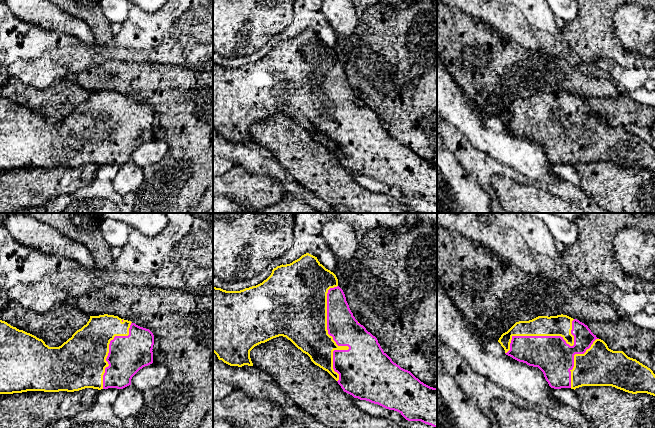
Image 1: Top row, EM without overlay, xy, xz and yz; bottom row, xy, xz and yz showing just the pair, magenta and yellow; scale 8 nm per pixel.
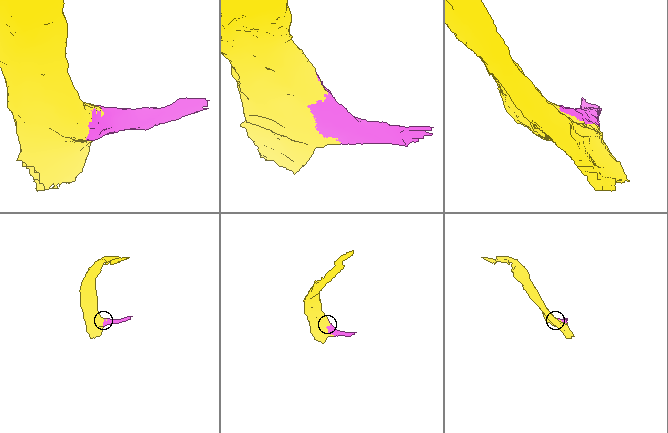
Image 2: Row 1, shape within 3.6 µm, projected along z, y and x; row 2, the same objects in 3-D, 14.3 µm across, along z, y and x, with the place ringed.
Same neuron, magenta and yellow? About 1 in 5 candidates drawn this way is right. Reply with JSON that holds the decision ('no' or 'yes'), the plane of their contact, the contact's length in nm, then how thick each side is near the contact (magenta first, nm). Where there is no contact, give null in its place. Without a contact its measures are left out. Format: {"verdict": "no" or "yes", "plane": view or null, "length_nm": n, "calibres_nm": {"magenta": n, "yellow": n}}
{"verdict": "yes", "plane": "xz", "length_nm": 800, "calibres_nm": {"magenta": 260, "yellow": 340}}

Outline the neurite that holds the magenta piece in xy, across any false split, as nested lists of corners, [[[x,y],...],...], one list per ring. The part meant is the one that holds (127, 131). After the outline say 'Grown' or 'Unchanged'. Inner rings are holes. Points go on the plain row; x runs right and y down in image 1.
[[[108,90],[99,92],[90,92],[90,95],[87,98],[87,100],[84,101],[81,105],[77,106],[72,111],[71,114],[69,114],[59,123],[49,123],[48,121],[45,120],[45,118],[42,115],[39,115],[36,112],[27,109],[23,106],[19,106],[16,103],[11,102],[7,98],[0,96],[0,170],[13,170],[27,167],[74,168],[85,164],[93,164],[98,166],[108,164],[123,165],[131,161],[132,153],[140,145],[153,139],[153,128],[152,128],[153,121],[154,121],[154,111],[149,105],[140,103],[135,99],[121,95],[118,92]]]. Grown

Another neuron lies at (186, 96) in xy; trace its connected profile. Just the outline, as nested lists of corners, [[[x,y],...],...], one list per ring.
[[[111,60],[70,73],[67,79],[89,92],[118,92],[153,109],[153,139],[167,142],[168,151],[159,162],[142,168],[144,180],[135,193],[134,213],[189,213],[199,204],[213,183],[213,72],[172,64]]]

